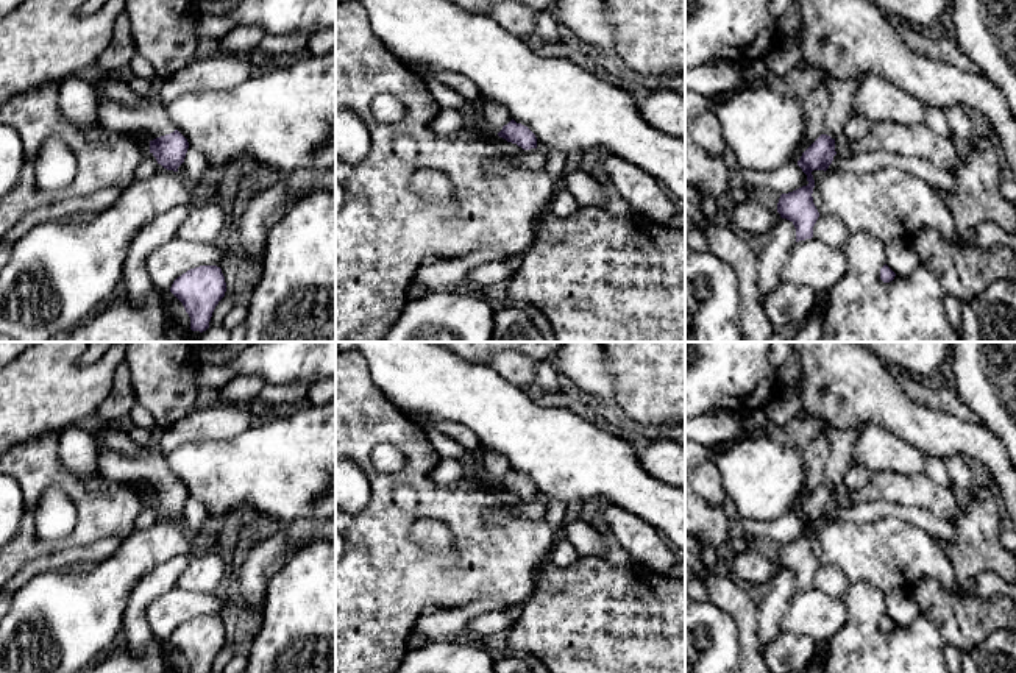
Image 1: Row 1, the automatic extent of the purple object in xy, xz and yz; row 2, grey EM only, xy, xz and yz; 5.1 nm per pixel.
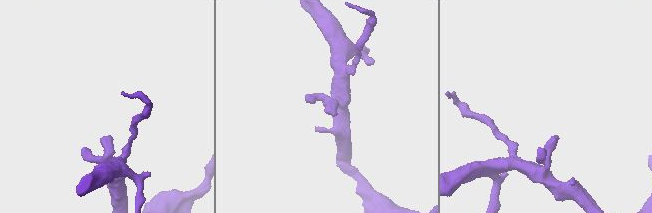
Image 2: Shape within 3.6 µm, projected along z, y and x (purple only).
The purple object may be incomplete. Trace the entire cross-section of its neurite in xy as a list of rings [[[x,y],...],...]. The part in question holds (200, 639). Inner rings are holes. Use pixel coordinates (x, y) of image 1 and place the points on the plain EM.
[[[200,615],[178,626],[170,642],[183,653],[190,673],[209,673],[226,632],[220,617]]]

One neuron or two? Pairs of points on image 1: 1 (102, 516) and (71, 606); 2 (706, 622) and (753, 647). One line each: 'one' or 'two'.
1: two
2: two

